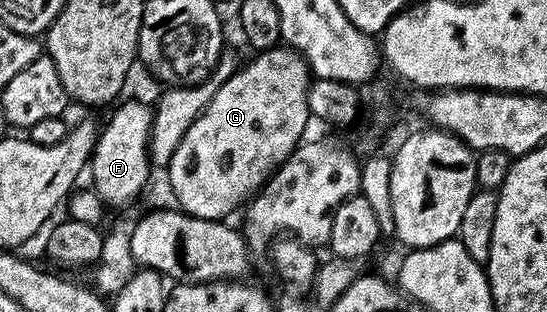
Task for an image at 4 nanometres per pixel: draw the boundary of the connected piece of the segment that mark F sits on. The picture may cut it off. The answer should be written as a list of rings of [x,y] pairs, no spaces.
[[[143,101],[116,104],[111,118],[99,131],[99,141],[91,152],[89,162],[90,184],[104,206],[127,205],[147,185],[147,176],[153,170],[149,156],[151,147],[151,118],[153,109]]]

